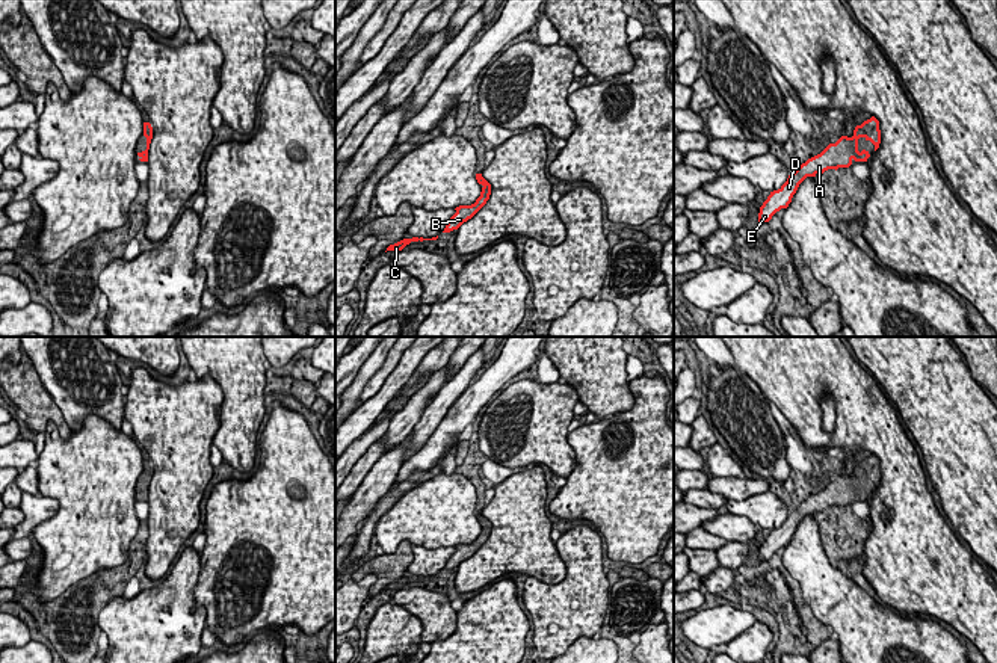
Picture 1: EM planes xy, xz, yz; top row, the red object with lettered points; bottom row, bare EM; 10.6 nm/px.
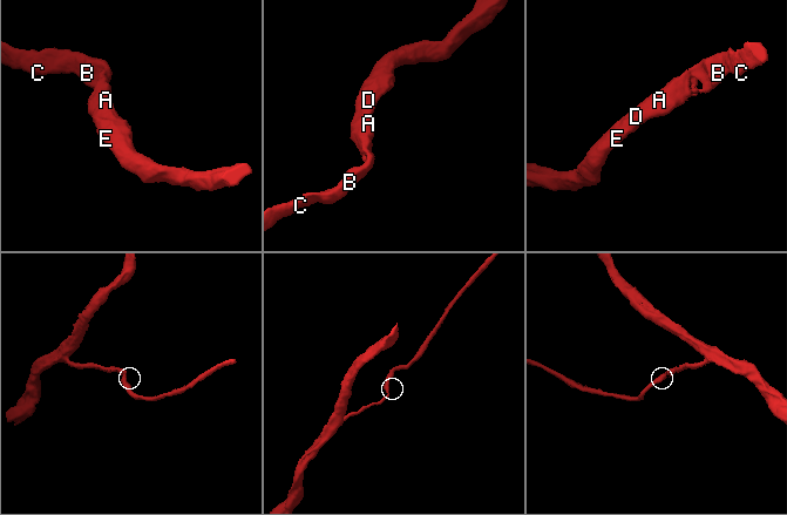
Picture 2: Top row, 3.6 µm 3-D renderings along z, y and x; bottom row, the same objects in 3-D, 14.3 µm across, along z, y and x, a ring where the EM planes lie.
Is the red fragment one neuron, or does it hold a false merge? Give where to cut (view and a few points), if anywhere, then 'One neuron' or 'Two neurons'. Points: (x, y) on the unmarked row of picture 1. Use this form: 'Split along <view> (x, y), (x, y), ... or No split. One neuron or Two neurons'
No split. One neuron

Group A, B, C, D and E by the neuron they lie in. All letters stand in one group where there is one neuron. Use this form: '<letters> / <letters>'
A B C D E

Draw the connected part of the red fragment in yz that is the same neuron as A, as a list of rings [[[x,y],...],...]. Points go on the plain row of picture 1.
[[[872,455],[861,464],[857,464],[853,474],[841,474],[835,482],[829,482],[820,492],[808,497],[795,510],[792,510],[787,520],[778,527],[770,530],[767,538],[760,545],[758,560],[769,560],[772,554],[781,547],[787,547],[796,532],[799,523],[807,515],[816,515],[828,507],[849,506],[852,500],[867,500],[869,489],[858,489],[858,477],[864,476],[875,483],[875,489],[881,482],[879,459]]]

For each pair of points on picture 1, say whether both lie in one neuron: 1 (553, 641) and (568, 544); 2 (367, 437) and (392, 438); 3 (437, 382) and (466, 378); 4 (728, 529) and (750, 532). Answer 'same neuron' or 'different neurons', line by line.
1: same neuron
2: different neurons
3: different neurons
4: same neuron

